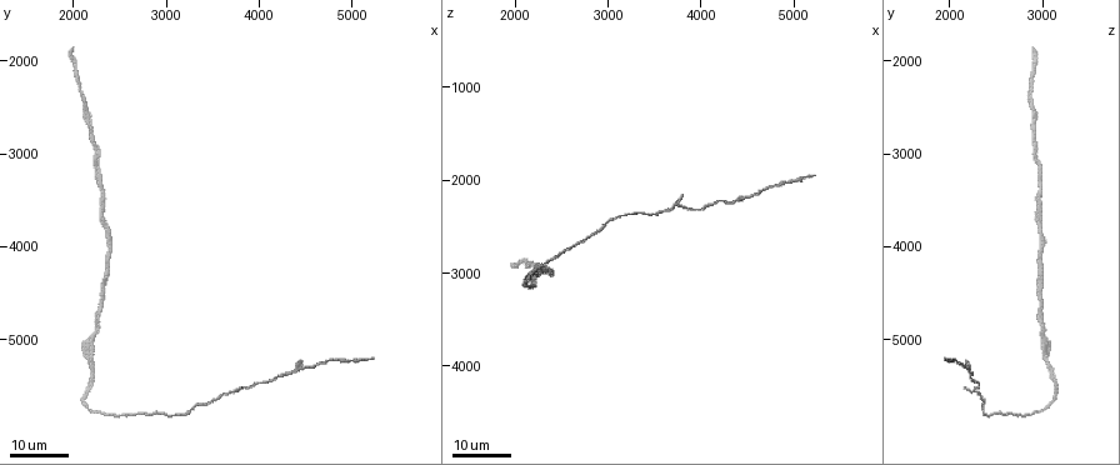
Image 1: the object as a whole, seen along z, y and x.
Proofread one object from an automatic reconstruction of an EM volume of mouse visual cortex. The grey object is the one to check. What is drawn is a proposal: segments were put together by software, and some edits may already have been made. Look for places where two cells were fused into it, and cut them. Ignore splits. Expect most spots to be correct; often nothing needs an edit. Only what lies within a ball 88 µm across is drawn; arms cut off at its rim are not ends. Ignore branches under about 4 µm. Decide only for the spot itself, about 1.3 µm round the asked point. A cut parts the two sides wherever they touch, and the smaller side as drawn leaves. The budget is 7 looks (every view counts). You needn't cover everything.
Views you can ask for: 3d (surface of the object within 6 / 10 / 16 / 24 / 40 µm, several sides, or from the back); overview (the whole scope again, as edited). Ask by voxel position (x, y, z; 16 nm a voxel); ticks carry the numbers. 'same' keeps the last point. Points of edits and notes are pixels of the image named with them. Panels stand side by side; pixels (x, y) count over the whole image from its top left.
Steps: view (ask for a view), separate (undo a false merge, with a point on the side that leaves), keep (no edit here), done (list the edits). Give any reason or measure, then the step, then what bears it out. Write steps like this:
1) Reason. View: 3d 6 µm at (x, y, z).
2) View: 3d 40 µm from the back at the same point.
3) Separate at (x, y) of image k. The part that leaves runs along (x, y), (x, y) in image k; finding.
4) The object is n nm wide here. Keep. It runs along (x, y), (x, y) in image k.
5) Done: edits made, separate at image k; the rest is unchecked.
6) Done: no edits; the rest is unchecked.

Thick turns thin. View: 3d 16 µm at (4000, 5500, 2300).

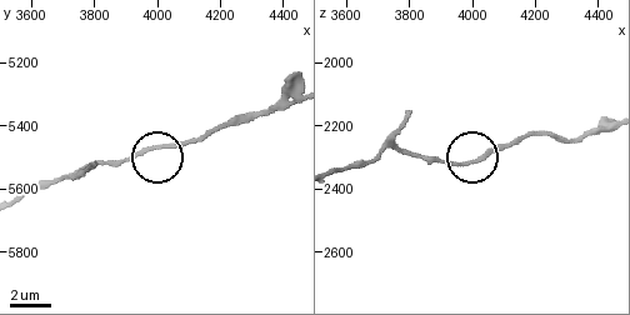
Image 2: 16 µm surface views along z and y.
View: 3d 6 µm at (4030, 5460, 2300).

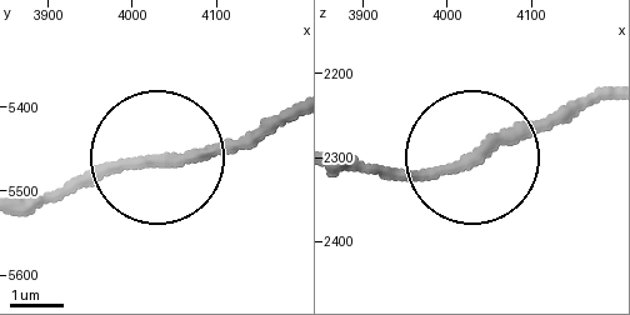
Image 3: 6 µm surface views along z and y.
Keep. It runs along (338, 159), (445, 173), (575, 109) in image 3; one cell here.

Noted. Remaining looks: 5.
A narrow waist. View: 3d 24 µm at (3350, 5700, 2350).

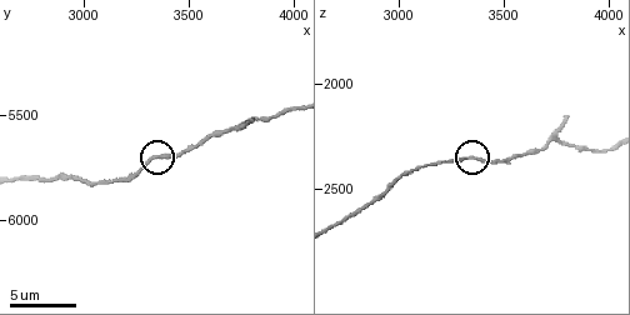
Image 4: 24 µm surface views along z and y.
Zoom in. View: 3d 6 µm at (3330, 5690, 2340).

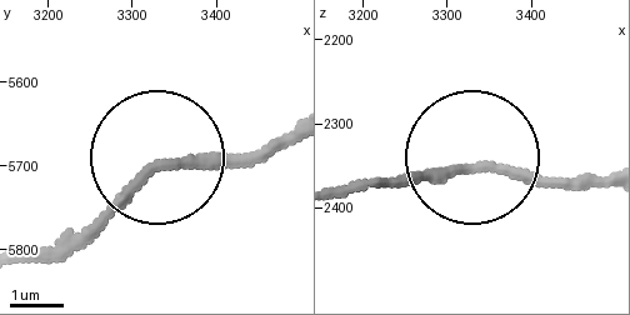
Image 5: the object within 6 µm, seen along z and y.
Keep. It runs along (33, 251), (86, 224), (154, 161), (288, 148) in image 5; all the same cell.

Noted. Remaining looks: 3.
Calibre changes. View: 3d 16 µm at (4500, 5350, 2200).

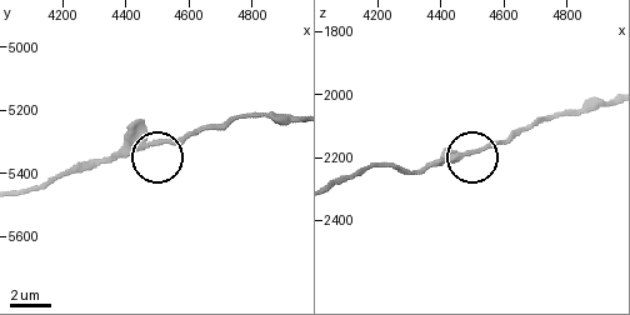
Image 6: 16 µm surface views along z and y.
View: 3d 6 µm at (4470, 5300, 2190).

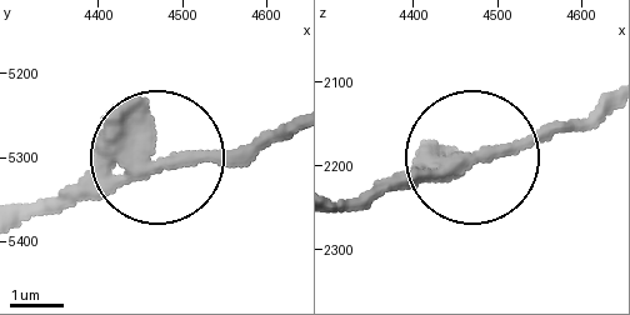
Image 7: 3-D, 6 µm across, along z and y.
Keep. It runs along (29, 220), (164, 163), (266, 149) in image 7; continuous, no second cell.

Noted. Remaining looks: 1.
Done: no edits; the rest is unchecked.

